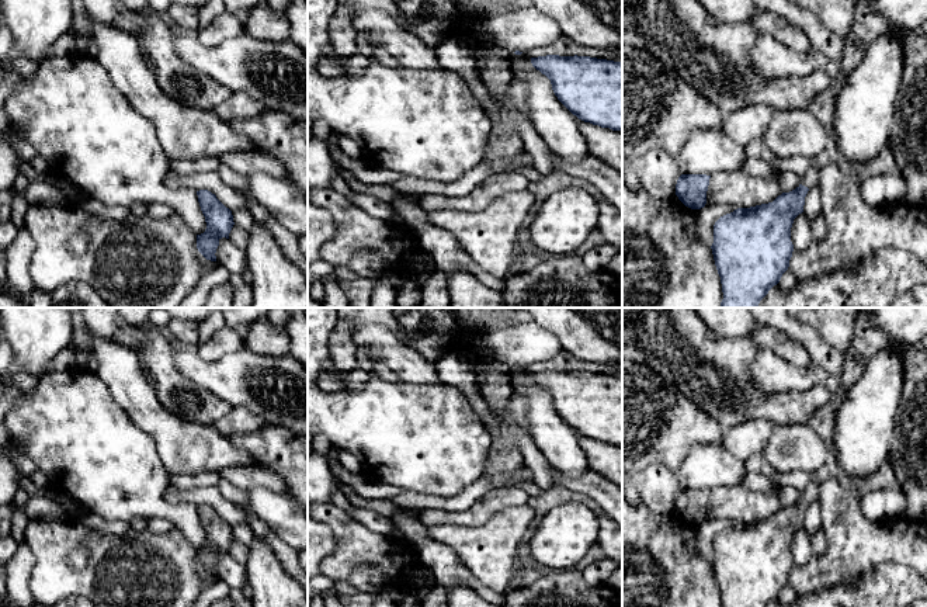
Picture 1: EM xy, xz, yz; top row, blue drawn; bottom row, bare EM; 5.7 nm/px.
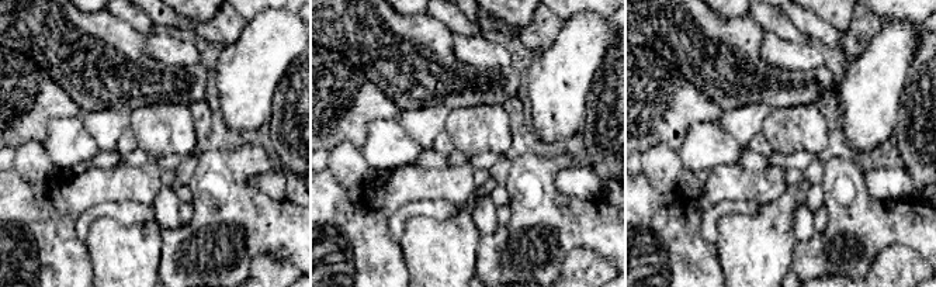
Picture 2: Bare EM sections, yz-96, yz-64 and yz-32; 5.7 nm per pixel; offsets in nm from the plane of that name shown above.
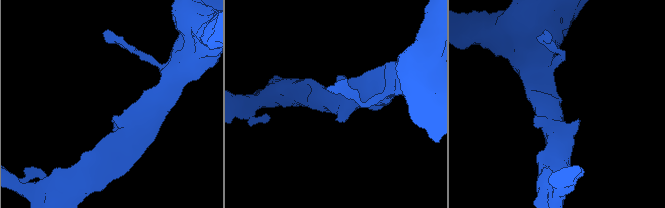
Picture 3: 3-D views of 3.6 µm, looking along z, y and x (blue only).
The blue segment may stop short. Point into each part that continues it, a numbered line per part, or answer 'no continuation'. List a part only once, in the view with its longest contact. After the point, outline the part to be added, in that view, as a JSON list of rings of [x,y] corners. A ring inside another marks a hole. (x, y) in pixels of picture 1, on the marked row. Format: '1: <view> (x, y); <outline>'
1: yz (812, 177); [[[810,167],[806,171],[806,174],[801,178],[801,184],[808,188],[817,187],[819,181],[820,181],[820,170],[817,170],[816,167]]]

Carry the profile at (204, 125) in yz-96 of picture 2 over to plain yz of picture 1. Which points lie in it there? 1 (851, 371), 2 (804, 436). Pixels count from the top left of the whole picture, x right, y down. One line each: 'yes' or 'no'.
1: yes
2: no

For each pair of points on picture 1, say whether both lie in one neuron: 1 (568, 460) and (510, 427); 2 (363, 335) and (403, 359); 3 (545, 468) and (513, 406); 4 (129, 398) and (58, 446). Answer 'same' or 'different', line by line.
1: different
2: same
3: different
4: different

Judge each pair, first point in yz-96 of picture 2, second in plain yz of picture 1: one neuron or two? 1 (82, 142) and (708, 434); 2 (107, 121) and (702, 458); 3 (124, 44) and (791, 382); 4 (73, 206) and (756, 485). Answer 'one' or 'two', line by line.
1: two
2: two
3: two
4: two

